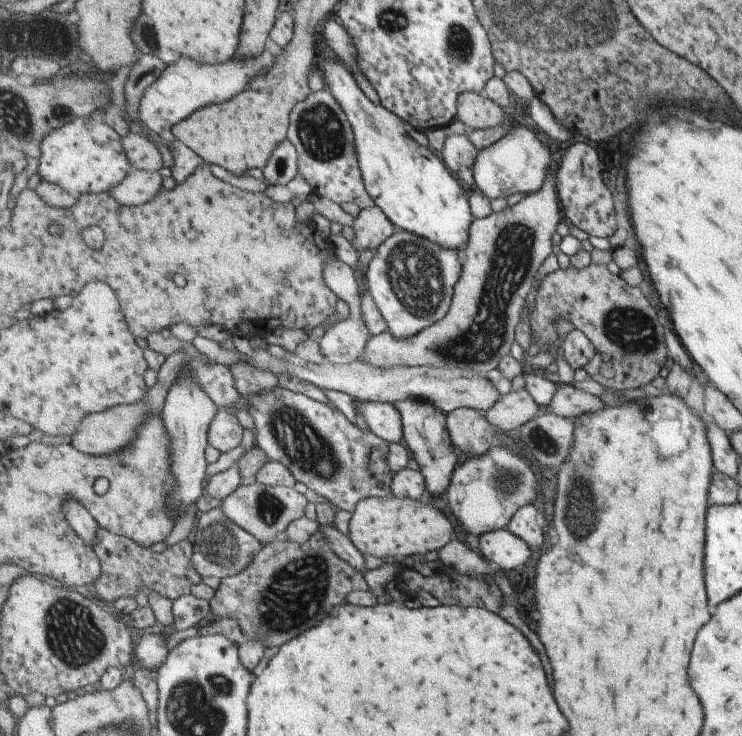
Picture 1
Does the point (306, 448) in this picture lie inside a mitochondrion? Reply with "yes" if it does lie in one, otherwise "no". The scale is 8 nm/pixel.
yes

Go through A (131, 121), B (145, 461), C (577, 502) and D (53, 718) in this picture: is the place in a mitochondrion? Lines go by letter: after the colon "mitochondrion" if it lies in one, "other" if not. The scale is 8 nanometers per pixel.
A: other
B: mitochondrion
C: mitochondrion
D: other

